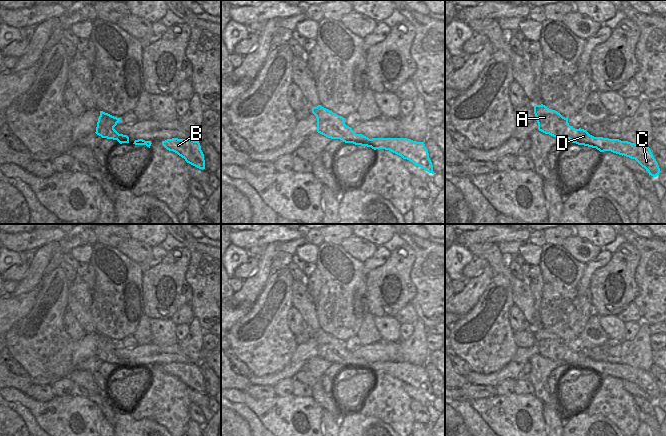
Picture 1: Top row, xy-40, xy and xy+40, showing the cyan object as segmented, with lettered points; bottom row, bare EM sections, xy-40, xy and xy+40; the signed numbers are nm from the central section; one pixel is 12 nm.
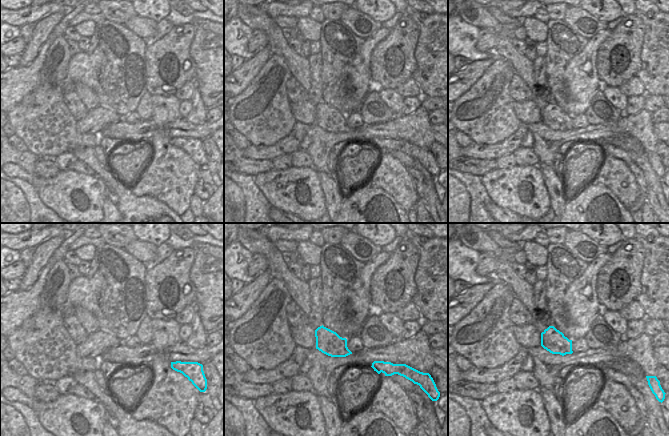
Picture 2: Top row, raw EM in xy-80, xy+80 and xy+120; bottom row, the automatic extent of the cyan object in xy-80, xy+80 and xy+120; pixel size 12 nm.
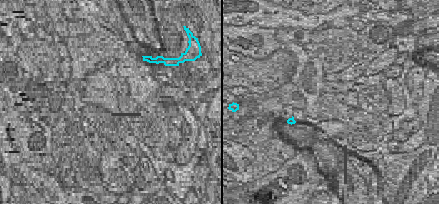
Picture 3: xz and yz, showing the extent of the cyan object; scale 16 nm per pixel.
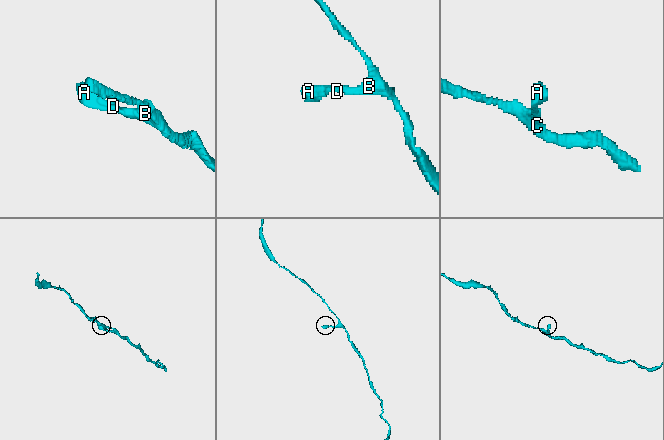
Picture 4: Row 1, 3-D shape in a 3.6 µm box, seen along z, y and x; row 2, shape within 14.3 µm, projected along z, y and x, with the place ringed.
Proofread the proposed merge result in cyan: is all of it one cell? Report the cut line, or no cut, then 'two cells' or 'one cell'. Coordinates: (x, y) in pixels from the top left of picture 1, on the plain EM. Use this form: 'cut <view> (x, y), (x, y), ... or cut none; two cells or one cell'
cut none; one cell

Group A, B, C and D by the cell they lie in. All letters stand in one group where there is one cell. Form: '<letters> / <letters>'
A B C D

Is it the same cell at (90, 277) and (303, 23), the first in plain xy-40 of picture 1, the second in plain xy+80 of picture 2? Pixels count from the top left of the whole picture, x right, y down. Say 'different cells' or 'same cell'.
different cells

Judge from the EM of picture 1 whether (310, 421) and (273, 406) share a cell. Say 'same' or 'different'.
same

